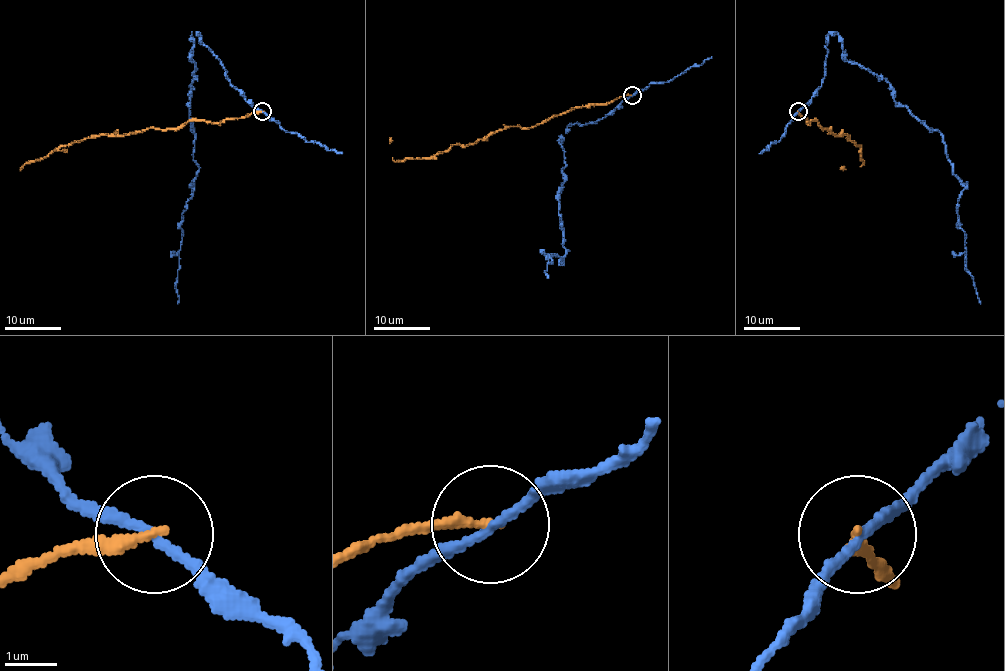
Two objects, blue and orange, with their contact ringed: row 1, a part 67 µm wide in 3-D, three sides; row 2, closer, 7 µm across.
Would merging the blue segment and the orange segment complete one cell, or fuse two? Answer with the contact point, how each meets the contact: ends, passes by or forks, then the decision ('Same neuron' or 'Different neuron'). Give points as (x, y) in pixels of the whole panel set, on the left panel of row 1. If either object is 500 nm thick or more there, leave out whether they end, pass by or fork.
Place: (262, 111). At the ring blue passes by. At the ring orange ends. Different neuron

